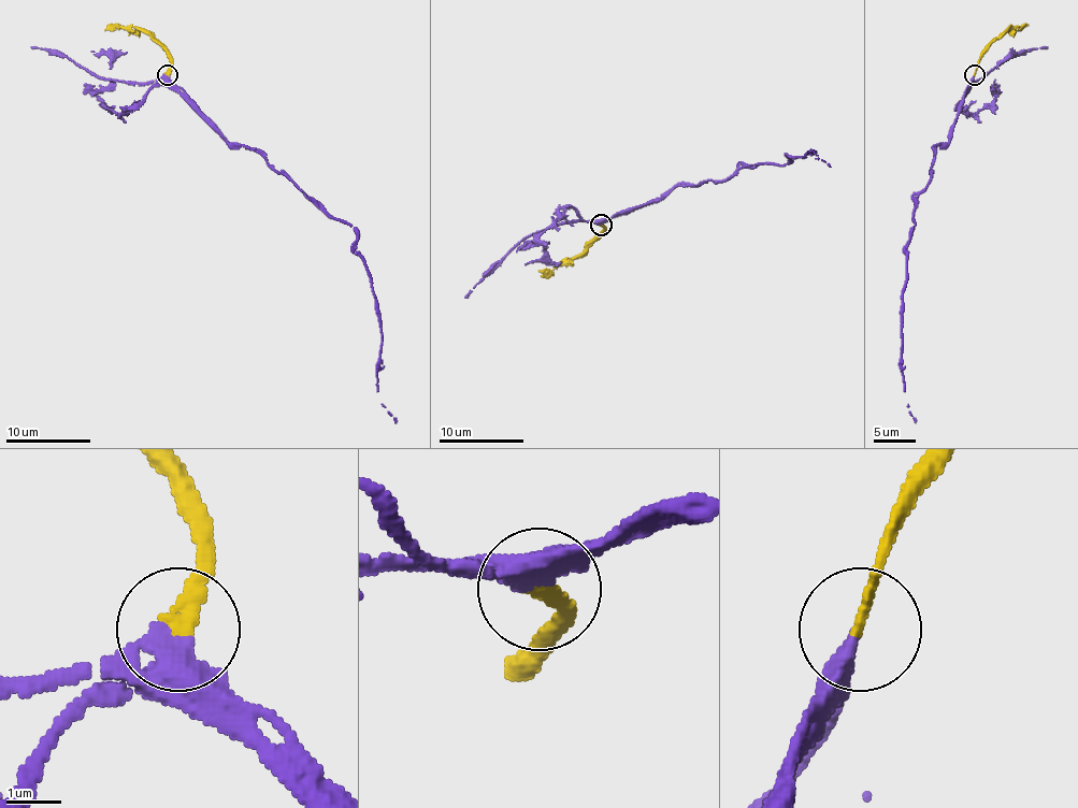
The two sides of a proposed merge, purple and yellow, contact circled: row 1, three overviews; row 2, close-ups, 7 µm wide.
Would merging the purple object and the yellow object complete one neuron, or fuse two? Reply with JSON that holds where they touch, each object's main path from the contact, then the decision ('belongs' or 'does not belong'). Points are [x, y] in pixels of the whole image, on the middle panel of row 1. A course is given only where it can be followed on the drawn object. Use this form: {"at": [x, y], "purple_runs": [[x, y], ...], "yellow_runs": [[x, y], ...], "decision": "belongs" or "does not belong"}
{"at": [601, 225], "purple_runs": [[599, 225], [651, 204], [679, 185], [728, 181], [741, 168], [815, 152], [815, 158], [831, 166]], "yellow_runs": [[601, 225], [603, 229], [583, 250], [570, 259], [561, 259], [550, 270], [537, 272]], "decision": "belongs"}

